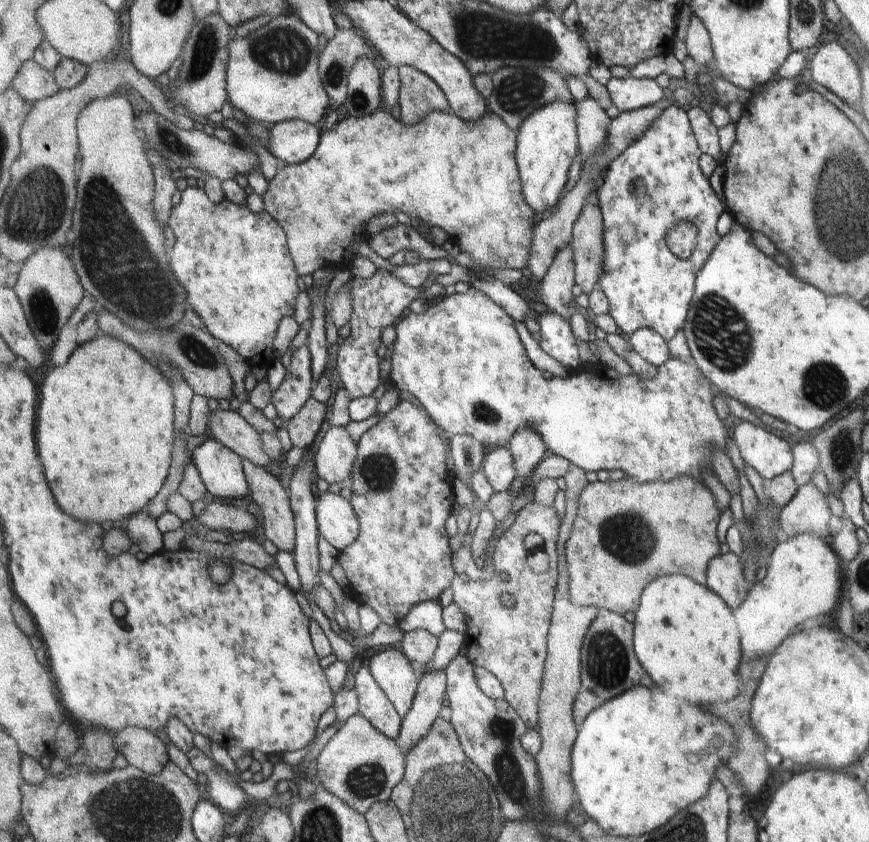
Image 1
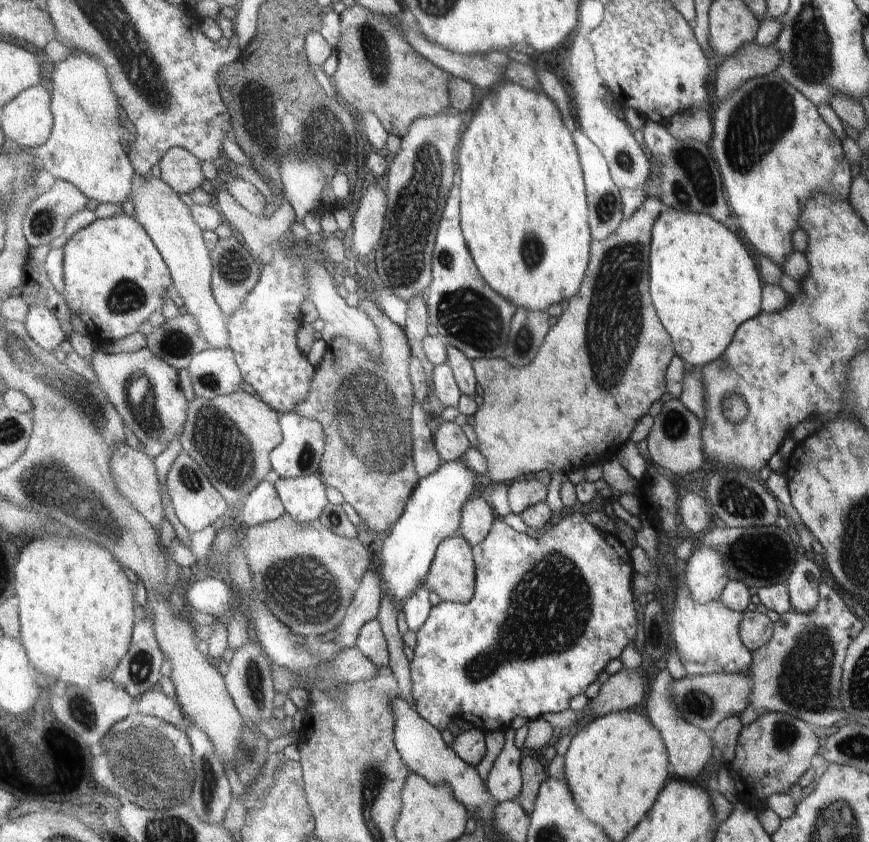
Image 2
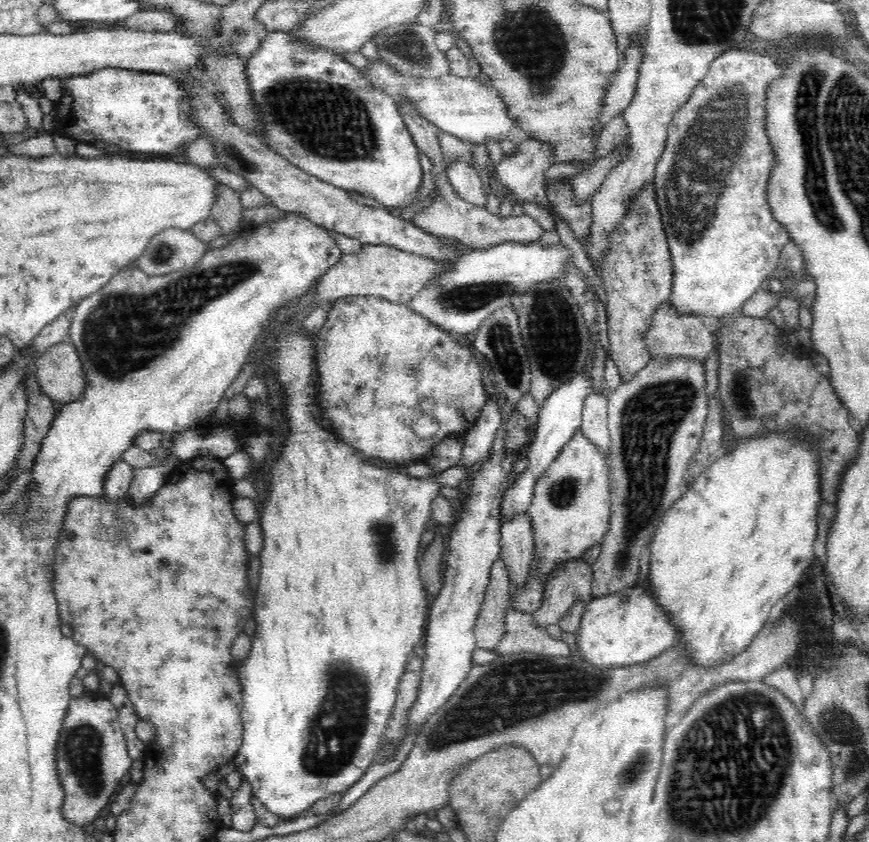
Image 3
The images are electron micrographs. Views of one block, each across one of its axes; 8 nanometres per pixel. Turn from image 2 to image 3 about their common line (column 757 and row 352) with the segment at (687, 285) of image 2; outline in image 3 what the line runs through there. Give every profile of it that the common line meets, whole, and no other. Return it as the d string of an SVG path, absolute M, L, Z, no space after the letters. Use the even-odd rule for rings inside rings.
M302 332L282 334L282 338L276 344L276 354L270 366L272 366L272 372L276 372L276 378L282 384L290 386L290 392L292 392L292 400L288 402L292 438L282 448L282 458L274 464L272 496L266 502L262 524L260 524L262 532L261 570L254 608L257 627L249 654L240 664L237 664L237 672L243 688L241 706L243 741L233 760L236 770L250 782L254 801L278 819L286 821L302 816L304 812L311 810L317 801L335 795L344 795L362 780L368 768L376 761L382 740L386 735L388 722L392 718L392 710L396 706L400 680L408 666L408 656L414 652L414 647L419 645L420 638L424 636L424 619L428 618L428 600L421 578L420 560L418 560L420 536L429 528L432 502L442 495L442 488L459 487L468 478L468 472L474 468L474 465L460 464L421 479L402 476L402 473L386 472L380 469L380 464L375 459L374 470L372 470L372 464L368 462L370 458L362 458L360 454L352 452L352 446L338 442L339 434L335 432L330 419L324 417L320 411L320 401L318 401L318 376L320 374L316 371L315 346L312 346L312 342L302 340Z

